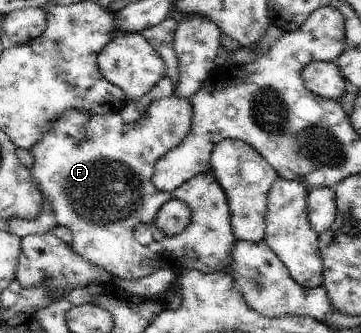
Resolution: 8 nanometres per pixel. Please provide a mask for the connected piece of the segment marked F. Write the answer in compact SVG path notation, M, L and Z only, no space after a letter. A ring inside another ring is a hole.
M174 96L151 103L147 112L132 124L125 123L119 114L93 117L89 113L71 109L55 119L51 129L43 133L43 137L28 149L35 160L30 169L32 179L35 179L41 194L47 195L56 224L71 231L71 247L77 255L110 272L114 277L130 281L147 277L155 273L156 269L166 267L177 274L185 269L211 274L225 272L231 265L231 249L238 240L231 233L227 195L212 173L199 173L167 195L159 193L151 181L155 163L185 139L191 121L189 99ZM167 198L183 201L191 211L191 223L177 235L166 235L156 225L158 209Z

